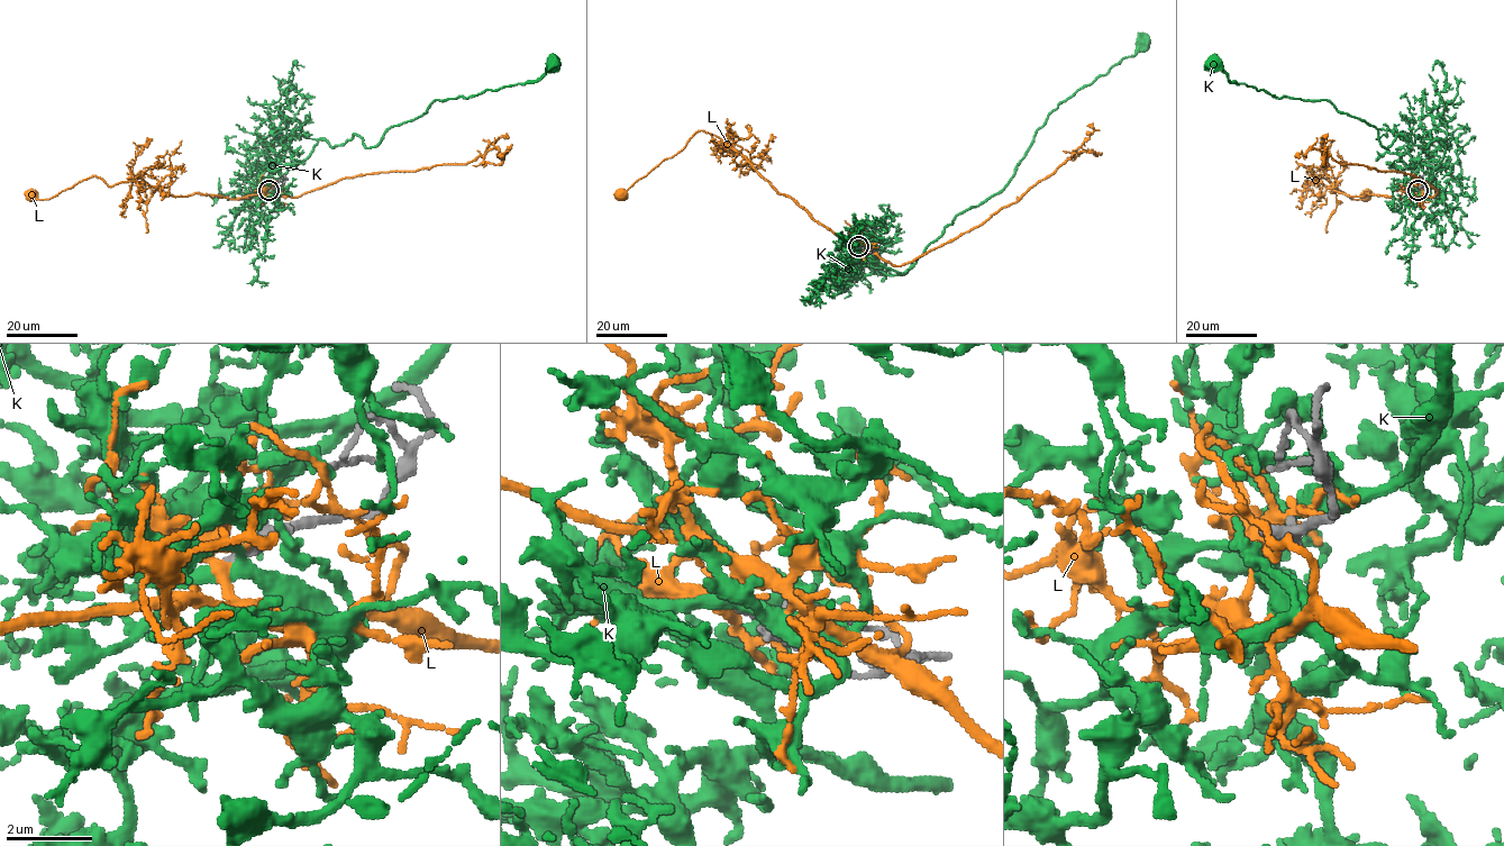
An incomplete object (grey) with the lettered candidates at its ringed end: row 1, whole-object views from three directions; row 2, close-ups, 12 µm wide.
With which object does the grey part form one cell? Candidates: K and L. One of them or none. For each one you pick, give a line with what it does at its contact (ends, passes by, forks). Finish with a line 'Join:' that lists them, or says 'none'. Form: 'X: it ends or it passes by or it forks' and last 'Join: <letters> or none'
L: it forks
Join: L

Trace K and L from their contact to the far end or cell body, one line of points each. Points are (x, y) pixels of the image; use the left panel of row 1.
K: (270, 189), (262, 188), (320, 139), (333, 147), (356, 135), (373, 147), (435, 100), (531, 83), (555, 64)
L: (270, 189), (240, 198), (172, 196), (146, 183), (109, 185), (91, 175), (49, 198), (32, 193)

